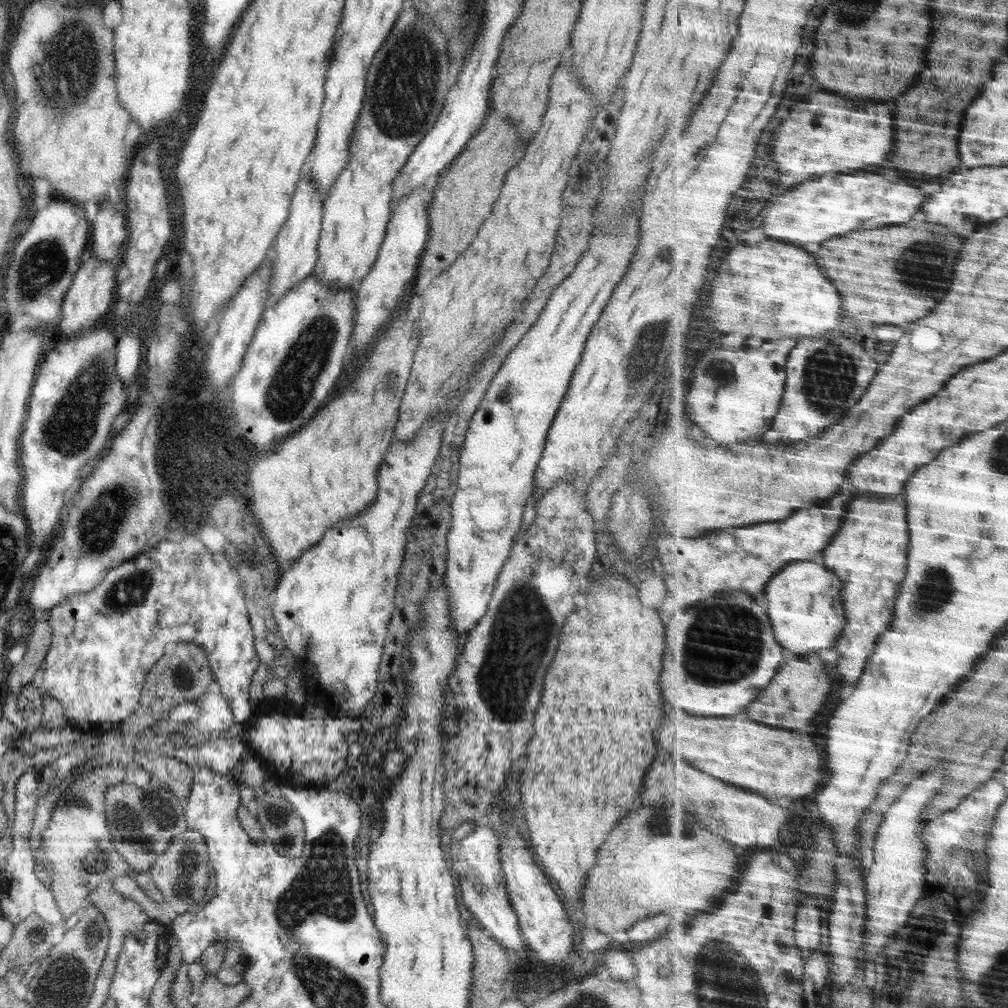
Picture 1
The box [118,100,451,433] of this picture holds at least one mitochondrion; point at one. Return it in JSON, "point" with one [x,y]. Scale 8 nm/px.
{"point":[294,381]}

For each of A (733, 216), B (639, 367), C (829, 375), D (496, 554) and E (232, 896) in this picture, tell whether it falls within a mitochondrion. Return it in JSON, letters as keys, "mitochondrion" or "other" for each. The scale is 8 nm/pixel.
{"A":"other","B":"mitochondrion","C":"mitochondrion","D":"other","E":"other"}

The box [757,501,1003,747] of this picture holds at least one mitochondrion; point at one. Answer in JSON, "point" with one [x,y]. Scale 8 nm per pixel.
{"point":[934,591]}

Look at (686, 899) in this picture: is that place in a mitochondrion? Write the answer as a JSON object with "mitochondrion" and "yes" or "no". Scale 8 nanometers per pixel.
{"mitochondrion":"no"}

